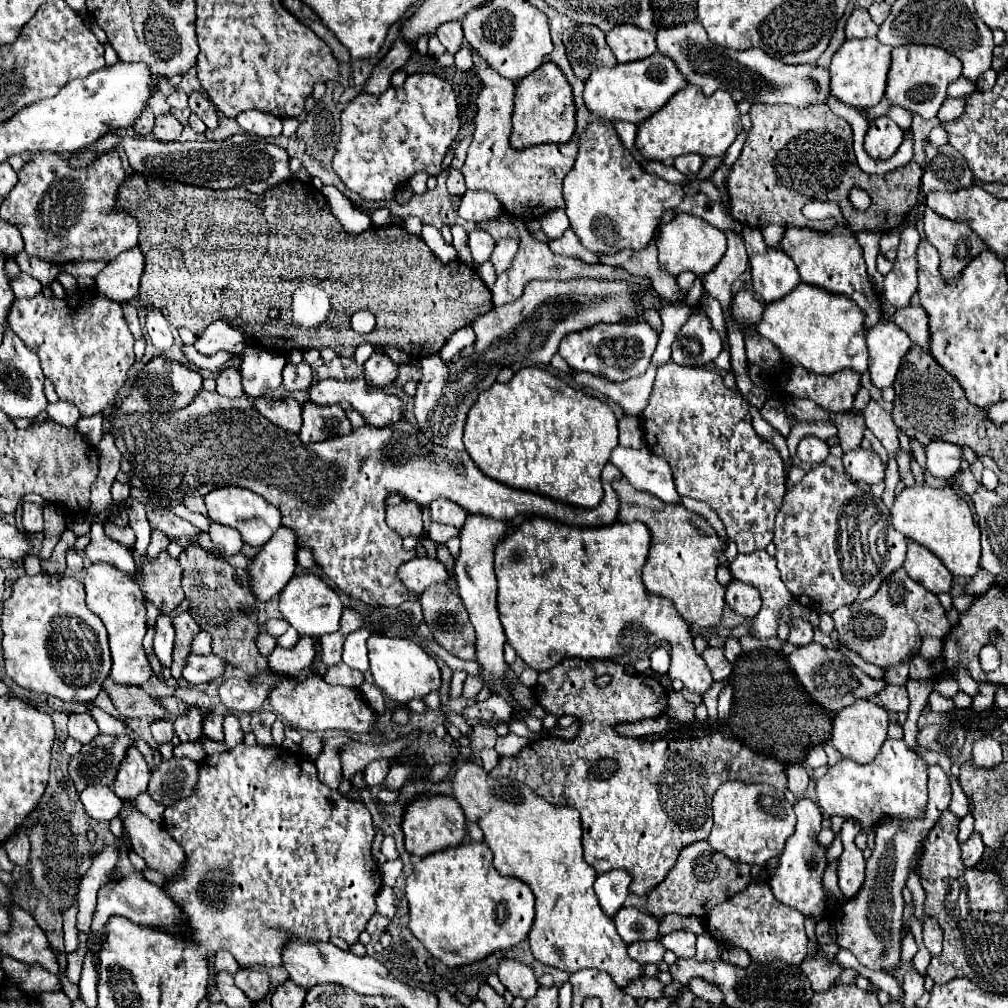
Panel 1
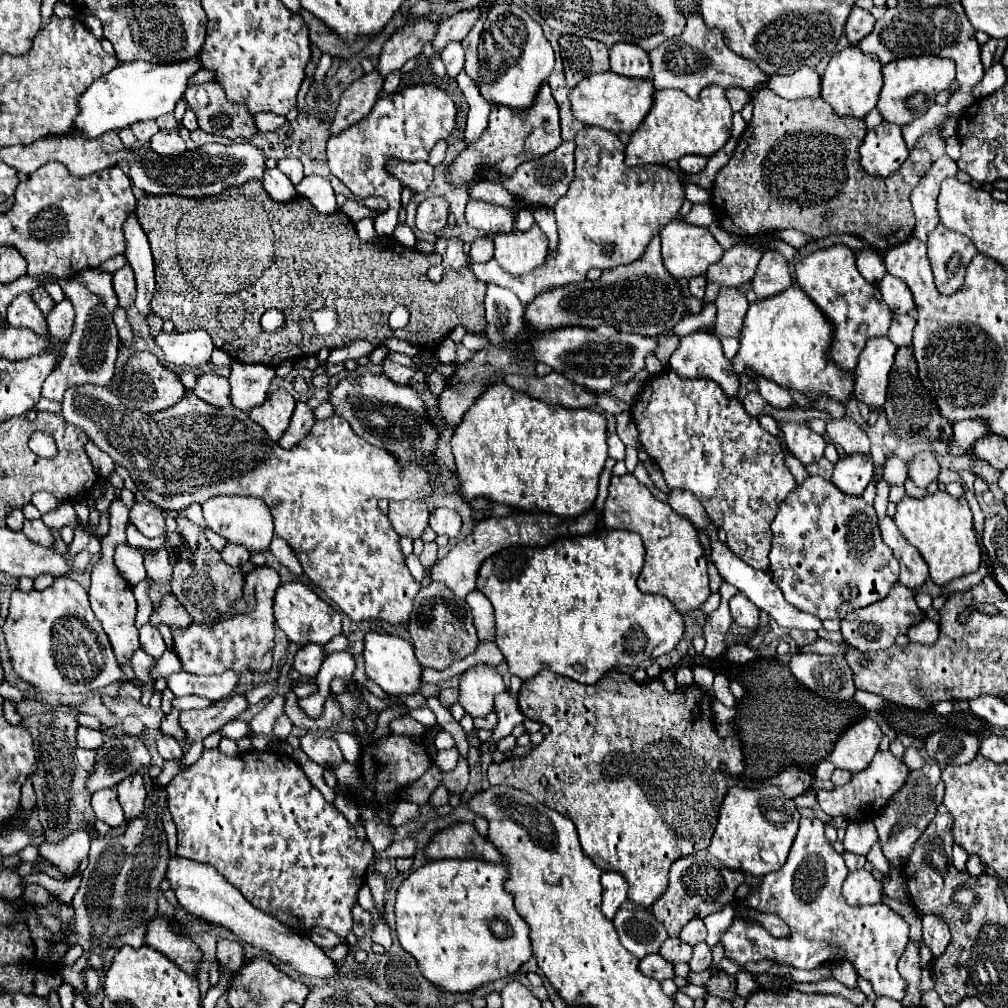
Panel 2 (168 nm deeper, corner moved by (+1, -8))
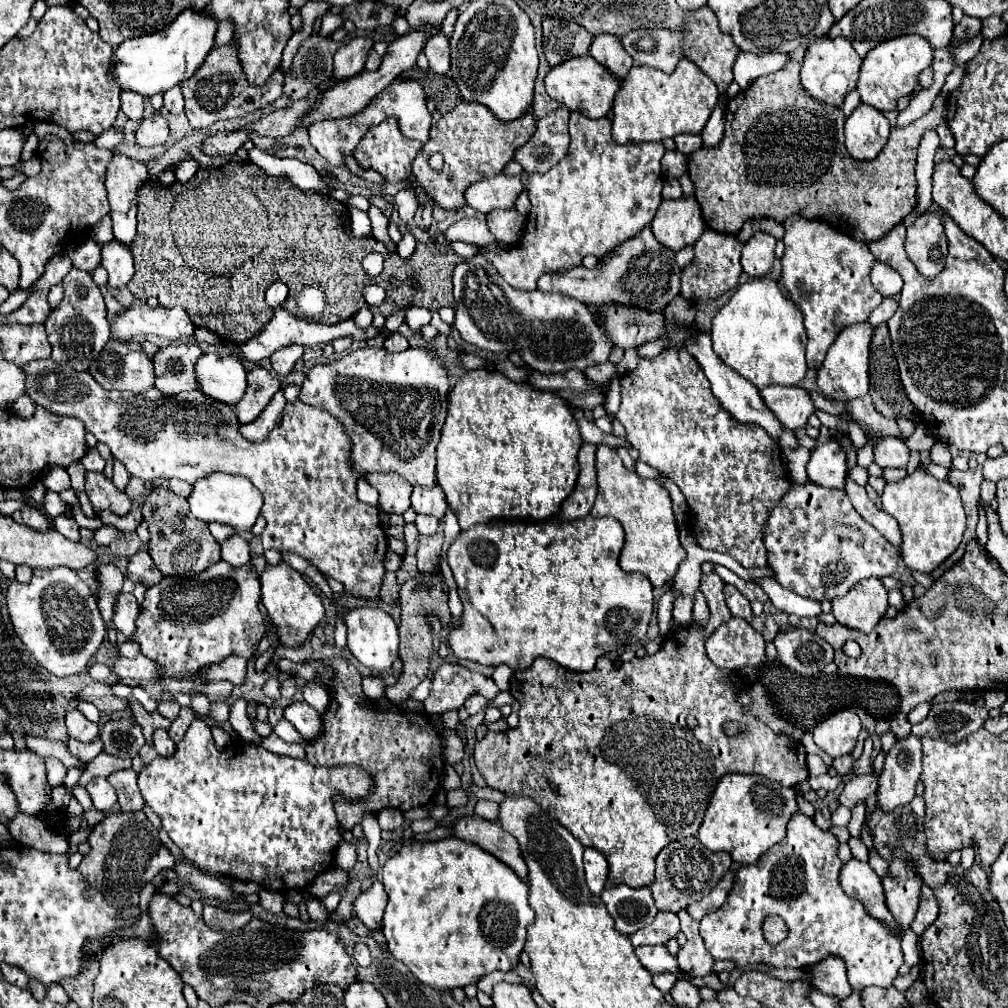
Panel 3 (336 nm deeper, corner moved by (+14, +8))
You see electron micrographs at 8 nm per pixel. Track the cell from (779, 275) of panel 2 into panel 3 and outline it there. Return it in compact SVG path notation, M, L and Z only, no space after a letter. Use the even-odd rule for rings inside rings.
M756 232L742 248L742 268L750 278L762 278L772 270L776 240L766 232Z

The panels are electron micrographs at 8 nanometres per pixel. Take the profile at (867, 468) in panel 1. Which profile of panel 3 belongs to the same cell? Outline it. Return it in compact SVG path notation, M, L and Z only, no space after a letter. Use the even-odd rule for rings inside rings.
M824 442L812 450L812 456L806 464L808 480L824 488L844 488L846 480L846 454L838 442Z

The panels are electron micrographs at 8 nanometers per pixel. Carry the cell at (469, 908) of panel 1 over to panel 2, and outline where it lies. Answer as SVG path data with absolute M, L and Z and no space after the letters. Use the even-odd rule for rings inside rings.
M433 860L427 862L425 866L417 868L415 872L411 872L401 888L397 890L397 900L395 900L395 920L397 920L397 938L403 946L403 950L407 950L411 956L415 956L415 960L419 962L421 972L425 974L425 978L429 982L433 982L435 986L447 990L447 992L471 992L487 982L495 982L515 970L521 968L521 964L525 964L531 958L531 940L529 940L529 924L519 916L519 912L515 910L515 902L513 902L513 894L507 894L503 888L503 880L505 880L505 866L503 864L493 864L493 862L485 862L485 860Z

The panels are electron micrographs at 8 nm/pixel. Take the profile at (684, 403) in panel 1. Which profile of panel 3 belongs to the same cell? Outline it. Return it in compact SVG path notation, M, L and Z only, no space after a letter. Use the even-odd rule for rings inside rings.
M682 348L662 350L656 358L640 360L638 366L620 380L622 404L616 418L626 428L628 442L640 452L640 460L676 482L686 496L696 544L704 550L730 554L744 568L766 566L768 558L760 528L764 528L770 512L790 488L780 446L766 432L760 432L760 428L744 428L744 424L736 424L730 412L724 410L712 394L700 364Z

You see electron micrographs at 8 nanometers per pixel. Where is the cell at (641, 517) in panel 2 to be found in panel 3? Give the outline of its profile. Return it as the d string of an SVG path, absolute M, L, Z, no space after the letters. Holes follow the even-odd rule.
M606 444L598 446L596 470L598 470L598 496L590 516L594 518L612 516L622 524L626 532L626 542L618 558L620 568L624 572L644 574L654 588L664 586L674 578L680 562L686 560L686 552L678 540L678 528L672 514L672 500L668 490L664 490L656 480L646 480L636 472L626 470L616 450L612 450Z

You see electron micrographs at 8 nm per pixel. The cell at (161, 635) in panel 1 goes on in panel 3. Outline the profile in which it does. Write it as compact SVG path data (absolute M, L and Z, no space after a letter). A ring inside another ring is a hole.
M120 592L116 598L116 610L114 610L114 626L128 638L128 632L136 626L136 616L138 616L138 602L134 594L130 592Z

